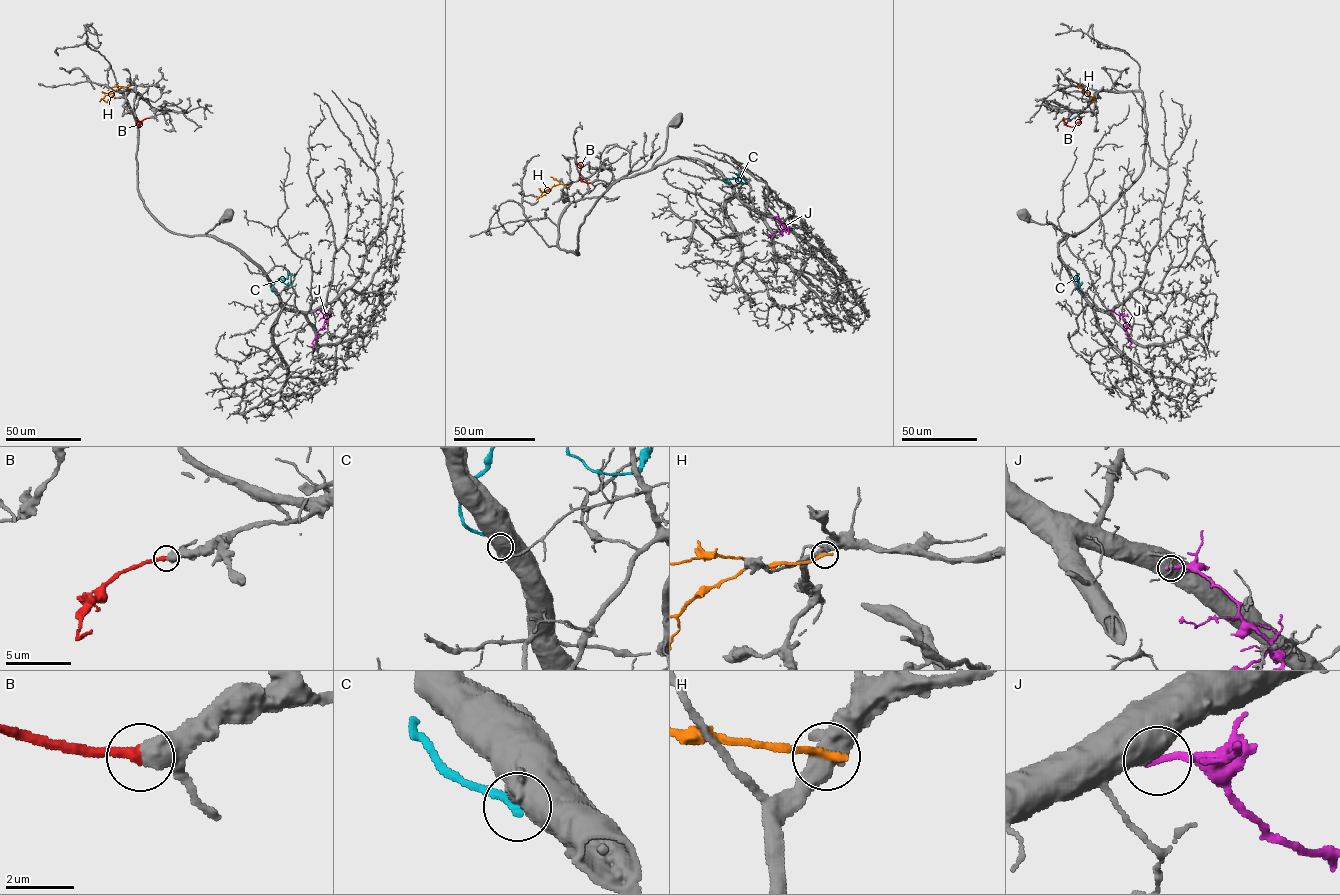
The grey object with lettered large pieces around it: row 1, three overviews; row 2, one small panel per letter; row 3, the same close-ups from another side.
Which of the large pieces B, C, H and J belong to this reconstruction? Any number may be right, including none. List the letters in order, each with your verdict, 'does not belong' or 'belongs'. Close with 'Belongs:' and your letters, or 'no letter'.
B: belongs
C: does not belong
H: does not belong
J: does not belong
Belongs: B

